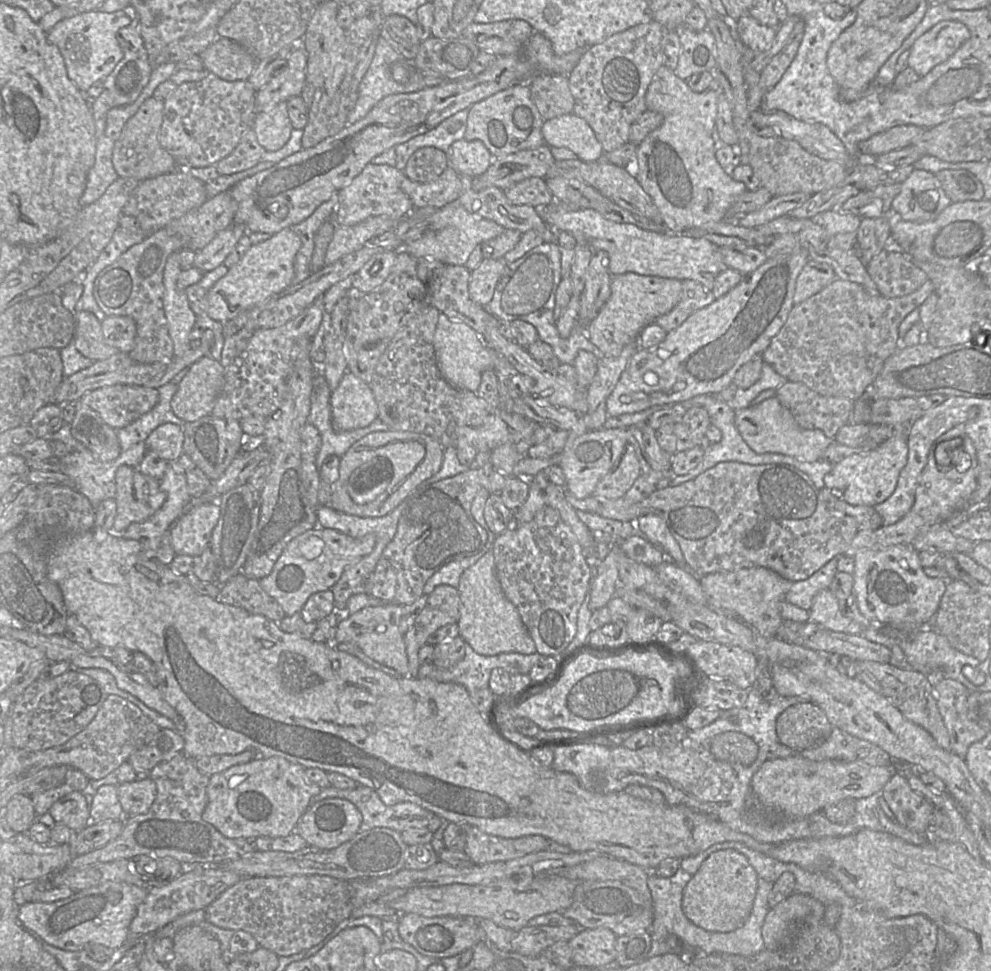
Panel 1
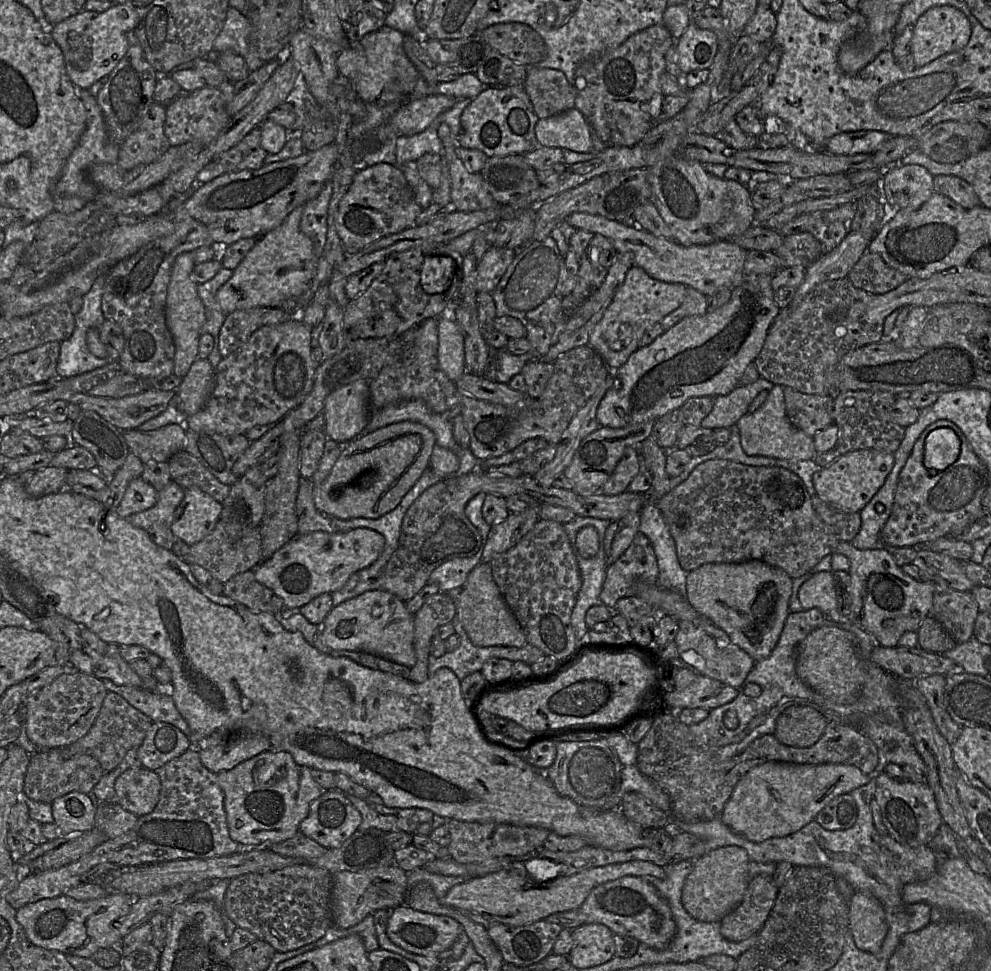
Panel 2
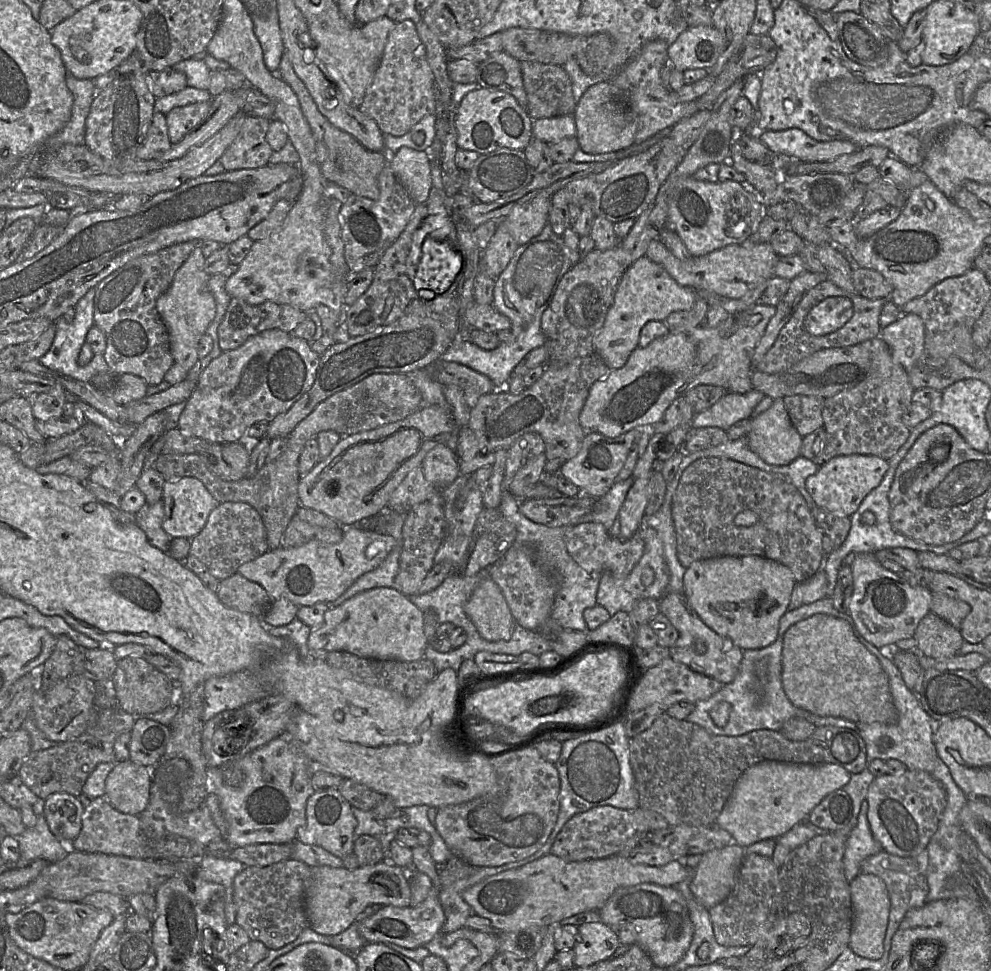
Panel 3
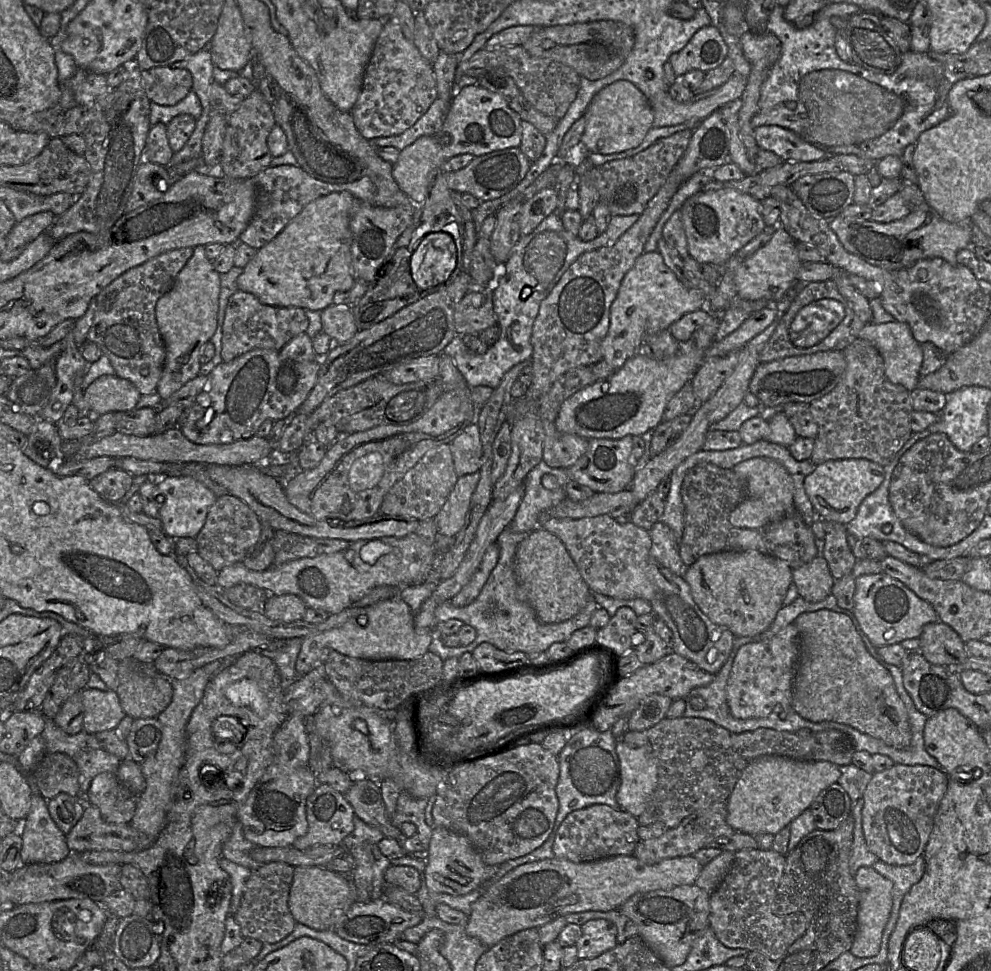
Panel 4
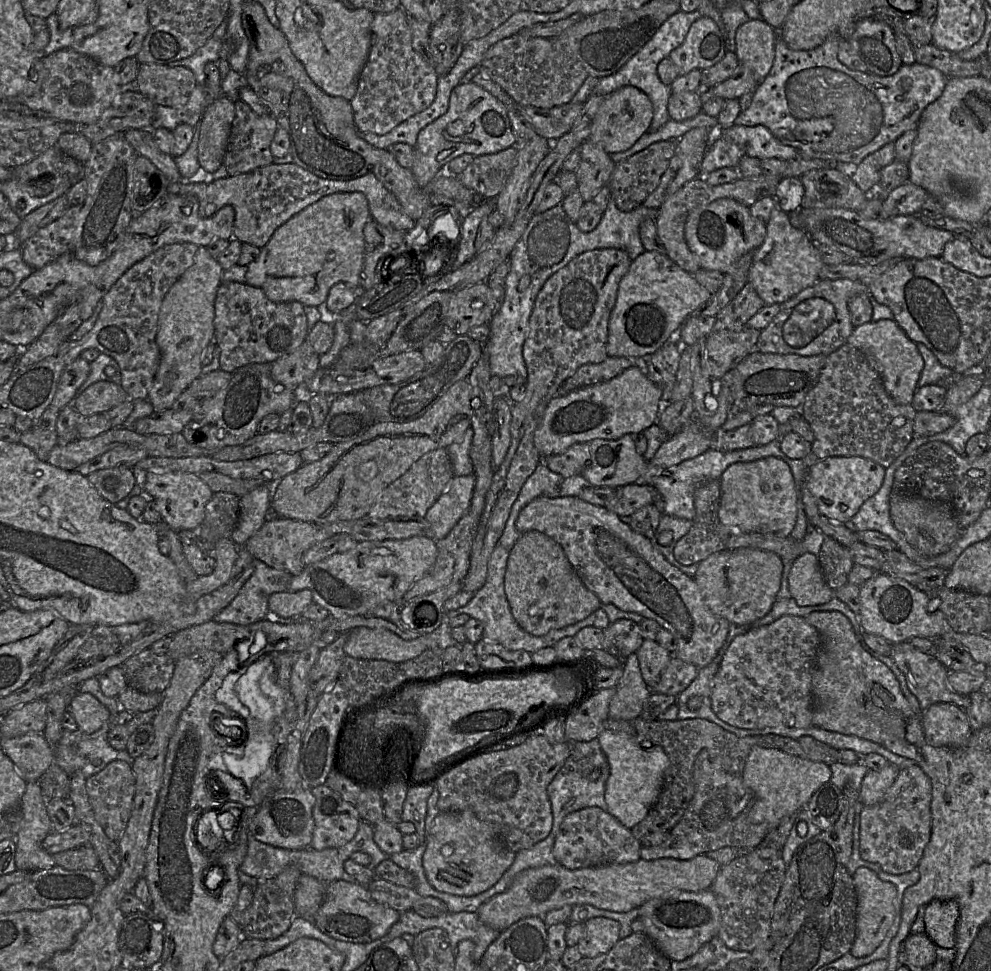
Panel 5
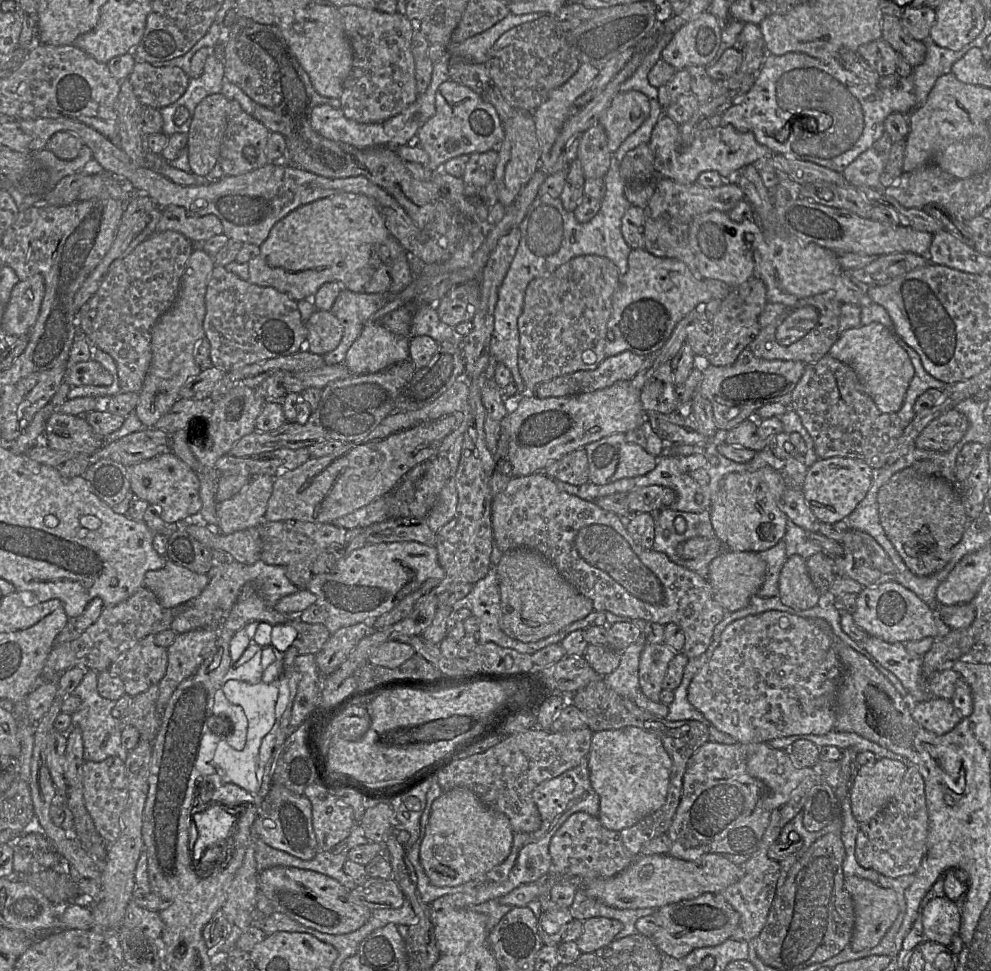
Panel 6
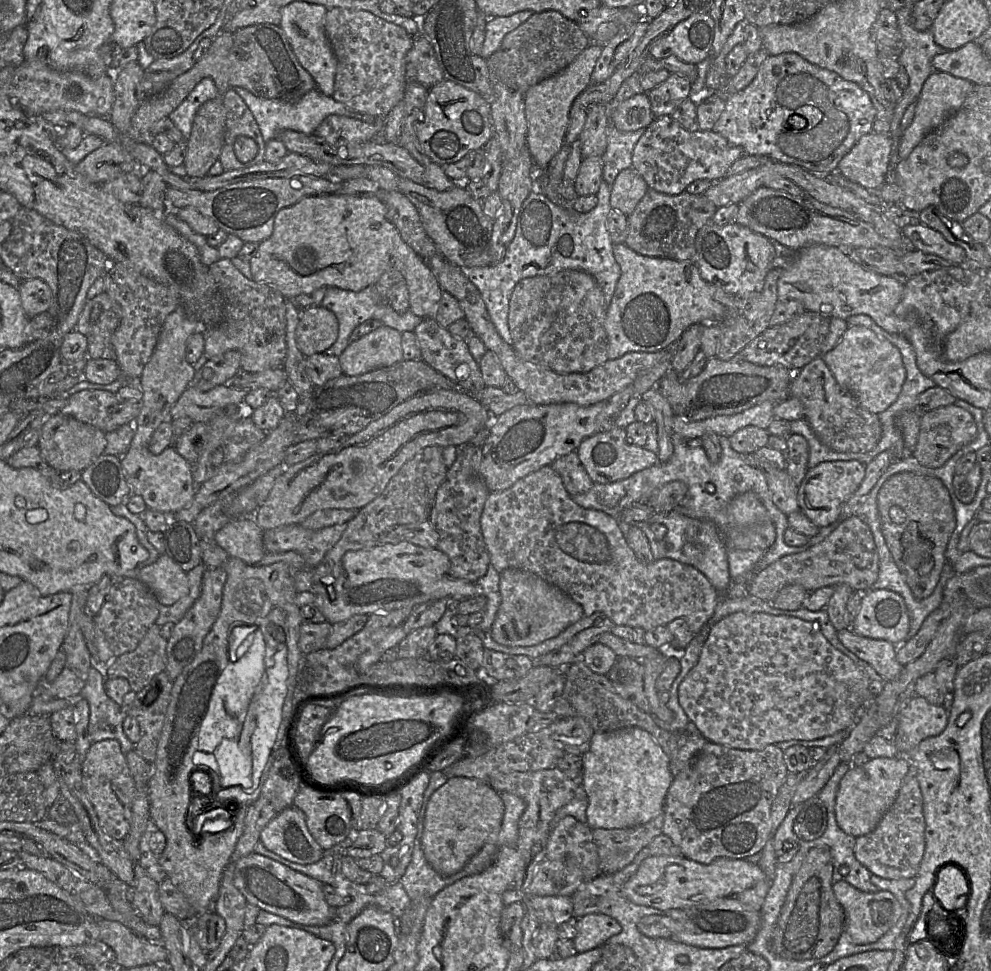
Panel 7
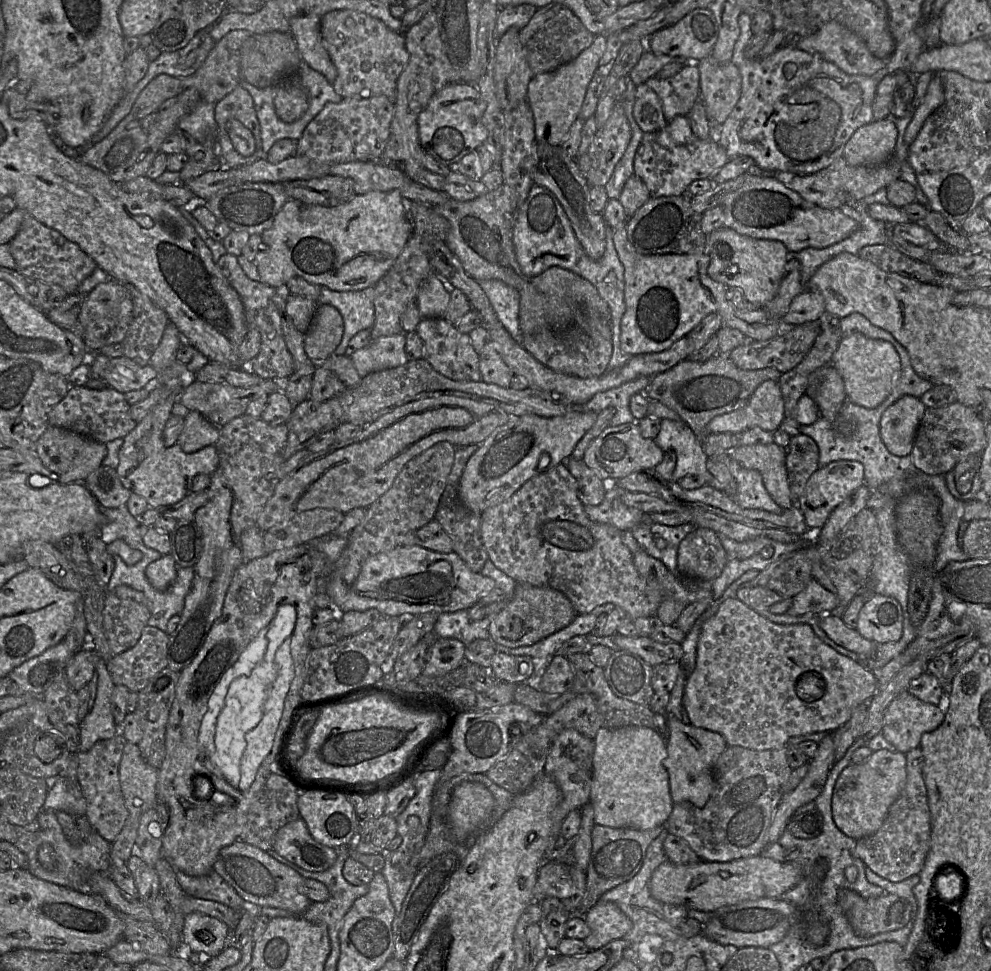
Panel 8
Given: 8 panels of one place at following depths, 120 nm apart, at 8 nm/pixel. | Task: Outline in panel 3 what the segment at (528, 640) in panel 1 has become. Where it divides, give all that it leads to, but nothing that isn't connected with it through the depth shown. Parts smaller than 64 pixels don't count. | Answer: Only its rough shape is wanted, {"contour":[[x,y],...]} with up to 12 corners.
{"contour":[[491,578],[464,610],[485,640],[510,639],[516,621]]}

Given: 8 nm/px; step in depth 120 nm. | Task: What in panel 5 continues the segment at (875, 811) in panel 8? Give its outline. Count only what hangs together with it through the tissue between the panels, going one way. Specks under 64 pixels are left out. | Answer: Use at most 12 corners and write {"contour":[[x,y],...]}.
{"contour":[[888,764],[869,770],[862,781],[859,801],[880,802],[900,769]]}

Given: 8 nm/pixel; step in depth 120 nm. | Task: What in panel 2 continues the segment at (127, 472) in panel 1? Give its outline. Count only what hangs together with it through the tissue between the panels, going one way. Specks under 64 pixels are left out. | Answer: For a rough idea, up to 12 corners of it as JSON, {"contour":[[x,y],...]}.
{"contour":[[141,477],[128,484],[116,512],[131,516],[153,507],[156,489]]}

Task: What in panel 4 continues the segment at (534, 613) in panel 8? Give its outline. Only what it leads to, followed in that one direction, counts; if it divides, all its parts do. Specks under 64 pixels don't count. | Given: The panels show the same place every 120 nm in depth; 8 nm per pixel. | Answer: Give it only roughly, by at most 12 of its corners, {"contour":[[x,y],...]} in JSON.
{"contour":[[542,527],[518,545],[518,598],[543,623],[593,596],[563,542]]}

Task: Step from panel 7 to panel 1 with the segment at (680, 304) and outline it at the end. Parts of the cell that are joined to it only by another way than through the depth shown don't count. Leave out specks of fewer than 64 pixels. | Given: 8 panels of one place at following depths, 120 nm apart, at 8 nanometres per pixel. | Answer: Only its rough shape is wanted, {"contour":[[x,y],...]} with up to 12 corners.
{"contour":[[612,276],[587,326],[599,356],[616,357],[678,303],[681,281]]}

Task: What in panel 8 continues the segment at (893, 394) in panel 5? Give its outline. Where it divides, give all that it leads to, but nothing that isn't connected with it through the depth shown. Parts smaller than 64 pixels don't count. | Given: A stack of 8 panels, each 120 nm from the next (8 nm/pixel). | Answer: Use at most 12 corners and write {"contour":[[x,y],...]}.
{"contour":[[839,337],[830,364],[846,401],[874,407],[898,369],[895,351]]}

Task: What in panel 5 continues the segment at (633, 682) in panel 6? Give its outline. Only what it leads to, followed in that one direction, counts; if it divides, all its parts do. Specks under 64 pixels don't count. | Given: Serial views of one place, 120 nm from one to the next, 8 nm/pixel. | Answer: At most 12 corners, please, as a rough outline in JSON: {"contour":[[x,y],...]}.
{"contour":[[635,653],[622,661],[609,717],[640,717],[651,688]]}

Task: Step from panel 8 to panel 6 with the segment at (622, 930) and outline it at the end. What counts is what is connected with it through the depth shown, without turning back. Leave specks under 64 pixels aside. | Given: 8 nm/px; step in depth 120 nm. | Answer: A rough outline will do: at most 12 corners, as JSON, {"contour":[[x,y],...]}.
{"contour":[[616,919],[583,921],[575,942],[592,953],[613,942],[623,927]]}

